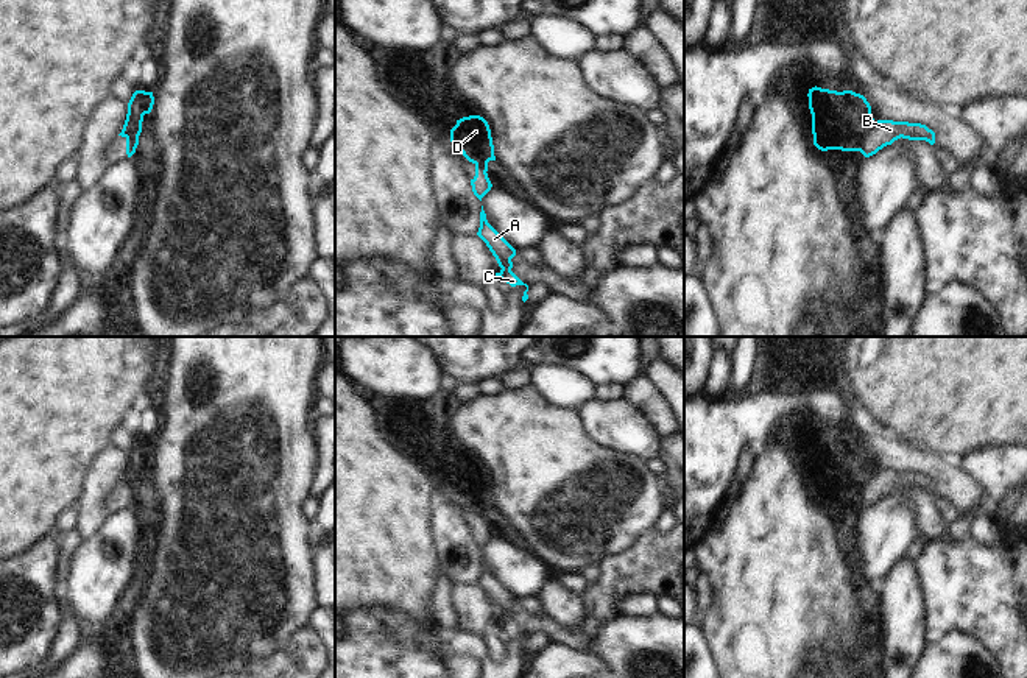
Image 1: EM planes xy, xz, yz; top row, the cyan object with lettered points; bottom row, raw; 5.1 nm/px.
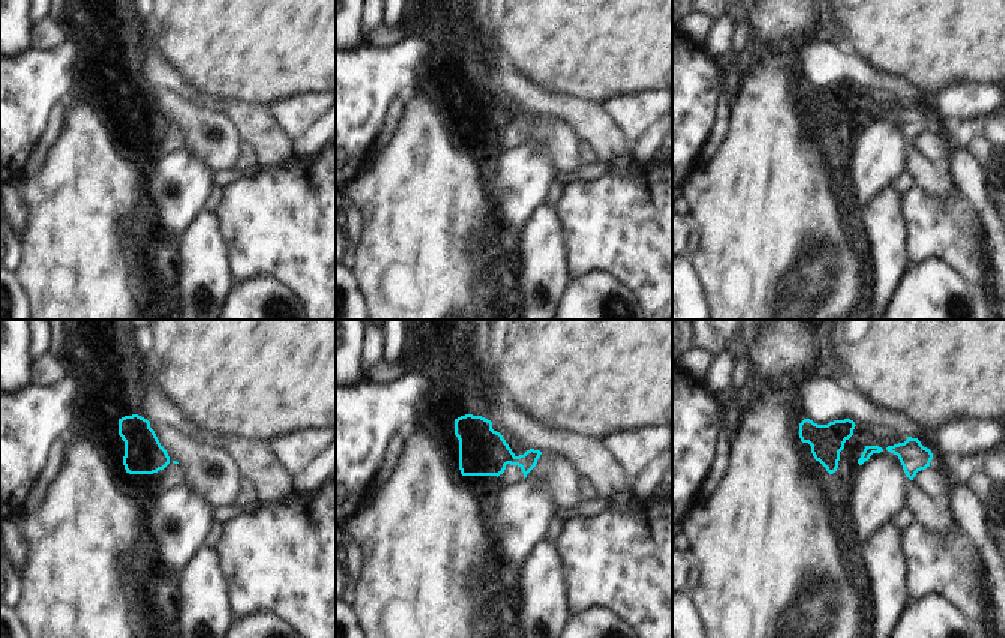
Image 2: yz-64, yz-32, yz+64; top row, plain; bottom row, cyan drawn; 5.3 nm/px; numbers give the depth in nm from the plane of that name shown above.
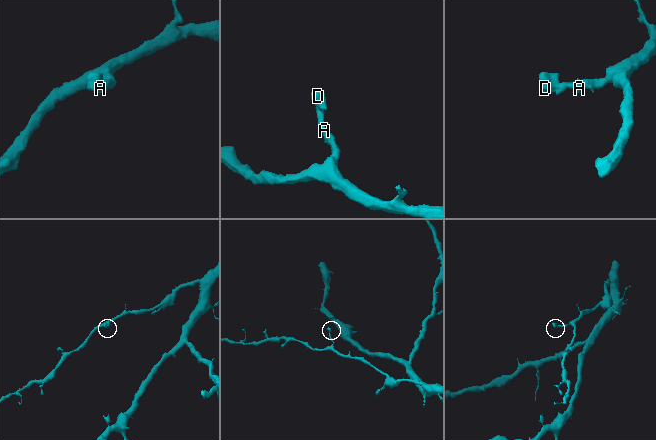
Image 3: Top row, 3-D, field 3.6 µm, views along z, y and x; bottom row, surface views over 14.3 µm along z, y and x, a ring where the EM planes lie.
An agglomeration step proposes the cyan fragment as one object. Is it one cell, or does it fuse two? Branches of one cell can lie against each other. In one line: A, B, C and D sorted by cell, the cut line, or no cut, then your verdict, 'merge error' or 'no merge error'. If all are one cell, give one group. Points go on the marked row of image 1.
A B C / D; cut in yz along (875, 122), (859, 150); merge error

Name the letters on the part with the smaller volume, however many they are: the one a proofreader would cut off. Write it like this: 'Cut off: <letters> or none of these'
Cut off: D

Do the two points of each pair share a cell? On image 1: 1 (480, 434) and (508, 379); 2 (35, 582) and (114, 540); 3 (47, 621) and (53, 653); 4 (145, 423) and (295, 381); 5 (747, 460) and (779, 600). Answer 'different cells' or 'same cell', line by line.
1: different cells
2: different cells
3: different cells
4: different cells
5: different cells

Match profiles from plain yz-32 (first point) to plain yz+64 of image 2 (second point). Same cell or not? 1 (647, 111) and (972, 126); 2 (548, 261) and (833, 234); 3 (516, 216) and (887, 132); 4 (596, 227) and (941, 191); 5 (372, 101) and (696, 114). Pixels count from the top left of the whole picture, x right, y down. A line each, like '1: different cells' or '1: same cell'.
1: different cells
2: different cells
3: same cell
4: different cells
5: same cell

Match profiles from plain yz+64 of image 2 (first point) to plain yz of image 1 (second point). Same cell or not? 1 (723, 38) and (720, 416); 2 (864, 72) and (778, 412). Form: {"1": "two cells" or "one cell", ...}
{"1": "two cells", "2": "one cell"}

